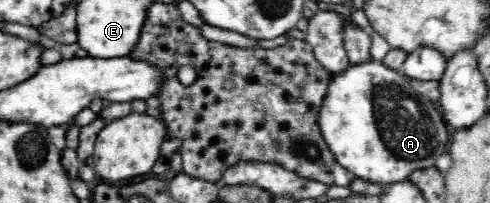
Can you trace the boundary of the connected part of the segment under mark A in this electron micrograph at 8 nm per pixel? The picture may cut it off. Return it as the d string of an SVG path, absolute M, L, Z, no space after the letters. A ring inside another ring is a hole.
M373 58L350 64L344 71L331 74L317 122L338 163L360 179L382 185L408 180L412 171L434 166L436 159L445 153L446 143L452 139L451 128L441 115L437 103L418 94L407 79L408 76L401 69L388 67Z

